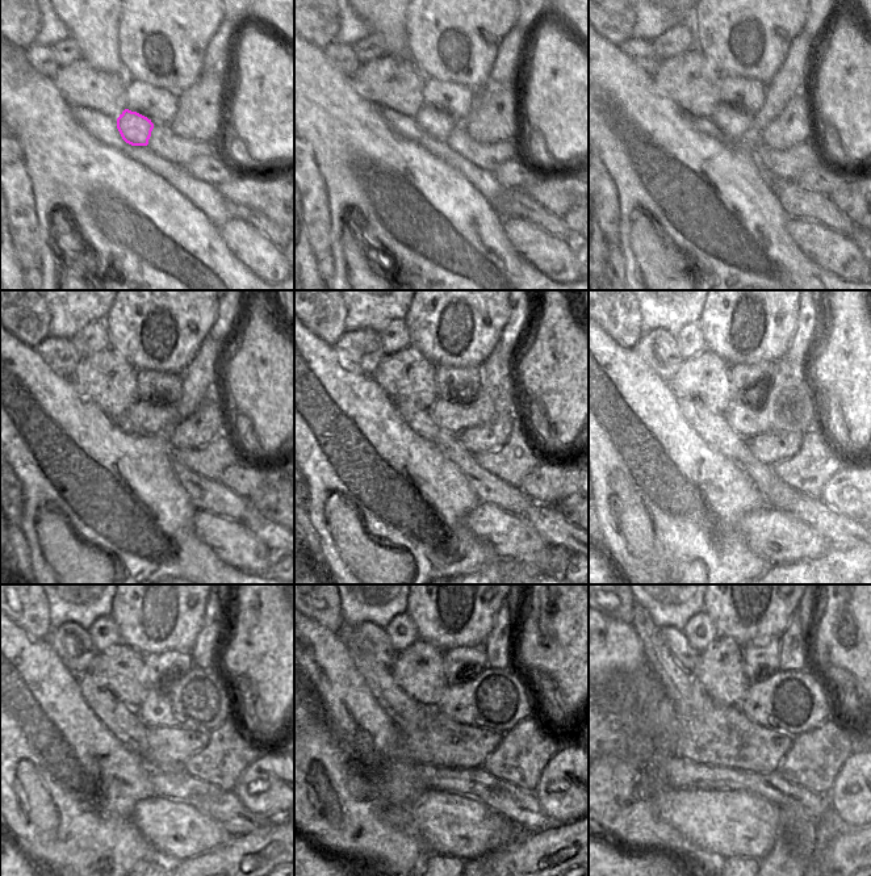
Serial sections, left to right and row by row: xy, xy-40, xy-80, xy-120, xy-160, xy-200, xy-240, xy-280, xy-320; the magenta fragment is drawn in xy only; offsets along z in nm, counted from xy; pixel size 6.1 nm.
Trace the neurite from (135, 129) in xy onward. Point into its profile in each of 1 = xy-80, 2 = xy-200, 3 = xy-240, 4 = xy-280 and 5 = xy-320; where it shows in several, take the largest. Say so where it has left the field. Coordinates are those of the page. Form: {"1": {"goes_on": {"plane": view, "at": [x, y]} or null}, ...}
{"1": {"goes_on": {"plane": "xy-80", "at": [738, 126]}}, "2": {"goes_on": {"plane": "xy-200", "at": [790, 406]}}, "3": {"goes_on": {"plane": "xy-240", "at": [200, 700]}}, "4": {"goes_on": {"plane": "xy-280", "at": [497, 699]}}, "5": {"goes_on": {"plane": "xy-320", "at": [791, 701]}}}

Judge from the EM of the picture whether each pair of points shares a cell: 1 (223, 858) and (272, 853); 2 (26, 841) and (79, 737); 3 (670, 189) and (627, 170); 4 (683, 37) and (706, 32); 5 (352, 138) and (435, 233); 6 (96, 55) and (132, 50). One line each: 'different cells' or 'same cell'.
1: same cell
2: same cell
3: same cell
4: different cells
5: same cell
6: different cells

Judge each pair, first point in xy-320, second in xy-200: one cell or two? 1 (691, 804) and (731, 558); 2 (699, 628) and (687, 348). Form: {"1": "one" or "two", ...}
{"1": "two", "2": "one"}

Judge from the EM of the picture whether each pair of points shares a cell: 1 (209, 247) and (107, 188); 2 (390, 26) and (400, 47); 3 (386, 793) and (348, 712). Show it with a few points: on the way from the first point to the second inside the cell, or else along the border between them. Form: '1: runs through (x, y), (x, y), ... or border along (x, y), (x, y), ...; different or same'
1: runs through (184, 246), (158, 226), (143, 225), (132, 213); same
2: runs through (393, 32), (396, 42); same
3: runs through (369, 774), (369, 765), (348, 732); same

